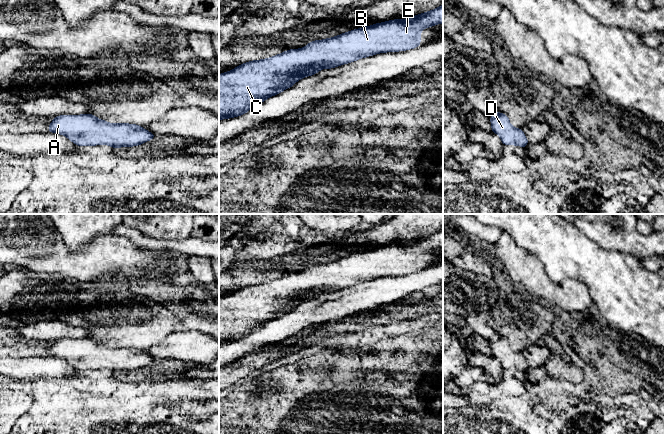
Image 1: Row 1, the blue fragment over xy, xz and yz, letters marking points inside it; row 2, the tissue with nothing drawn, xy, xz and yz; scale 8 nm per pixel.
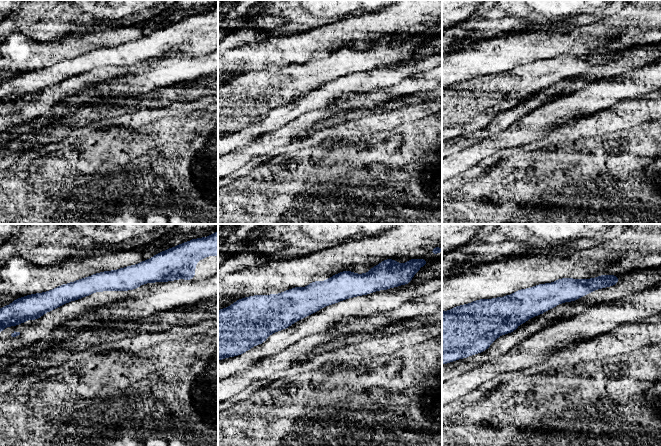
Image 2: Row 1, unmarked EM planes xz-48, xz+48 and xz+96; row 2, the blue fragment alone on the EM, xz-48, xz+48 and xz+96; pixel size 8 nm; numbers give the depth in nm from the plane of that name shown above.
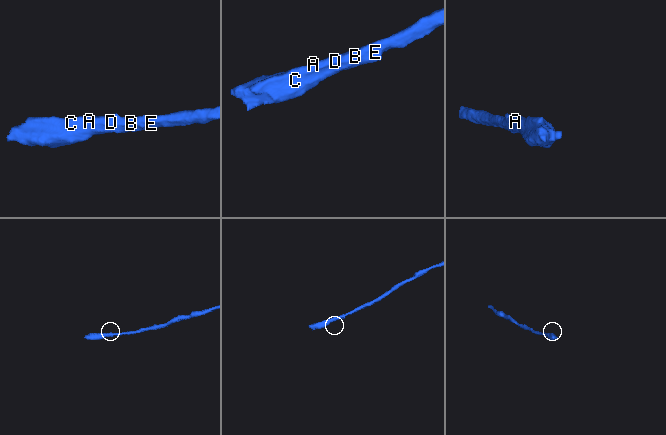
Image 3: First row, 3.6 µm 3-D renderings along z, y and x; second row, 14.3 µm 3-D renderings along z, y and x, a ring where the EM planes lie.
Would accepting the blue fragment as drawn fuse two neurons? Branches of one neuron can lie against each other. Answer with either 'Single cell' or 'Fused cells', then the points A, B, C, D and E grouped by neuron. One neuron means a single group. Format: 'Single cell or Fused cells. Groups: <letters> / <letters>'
Single cell. Groups: A B C D E

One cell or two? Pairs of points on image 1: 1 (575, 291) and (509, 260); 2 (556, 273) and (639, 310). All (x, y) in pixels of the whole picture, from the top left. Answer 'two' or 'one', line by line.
1: one
2: one

